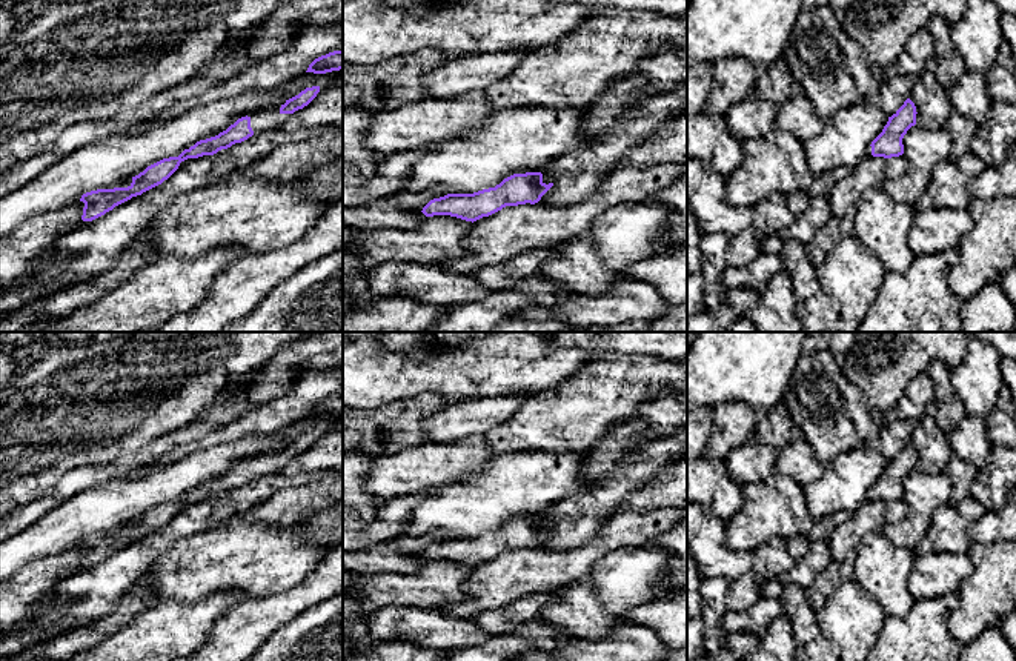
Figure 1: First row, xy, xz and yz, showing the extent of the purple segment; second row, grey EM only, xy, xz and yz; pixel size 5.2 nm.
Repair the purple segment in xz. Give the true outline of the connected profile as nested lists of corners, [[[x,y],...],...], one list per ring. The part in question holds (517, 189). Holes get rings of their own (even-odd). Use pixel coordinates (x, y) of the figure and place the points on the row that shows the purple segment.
[[[541,172],[513,174],[495,188],[473,194],[447,194],[430,200],[424,208],[426,217],[450,215],[466,221],[489,217],[506,206],[535,204],[553,186],[543,181]]]

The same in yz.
[[[907,98],[904,105],[888,117],[882,132],[872,141],[873,157],[899,157],[904,154],[902,138],[916,125],[916,106]]]

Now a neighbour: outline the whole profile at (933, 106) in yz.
[[[930,58],[924,72],[911,89],[910,100],[916,106],[916,125],[927,131],[942,129],[953,114],[947,89],[935,78],[935,58]]]

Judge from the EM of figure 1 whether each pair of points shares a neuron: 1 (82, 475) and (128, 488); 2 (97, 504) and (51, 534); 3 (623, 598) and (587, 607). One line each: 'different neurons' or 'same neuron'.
1: different neurons
2: same neuron
3: same neuron

